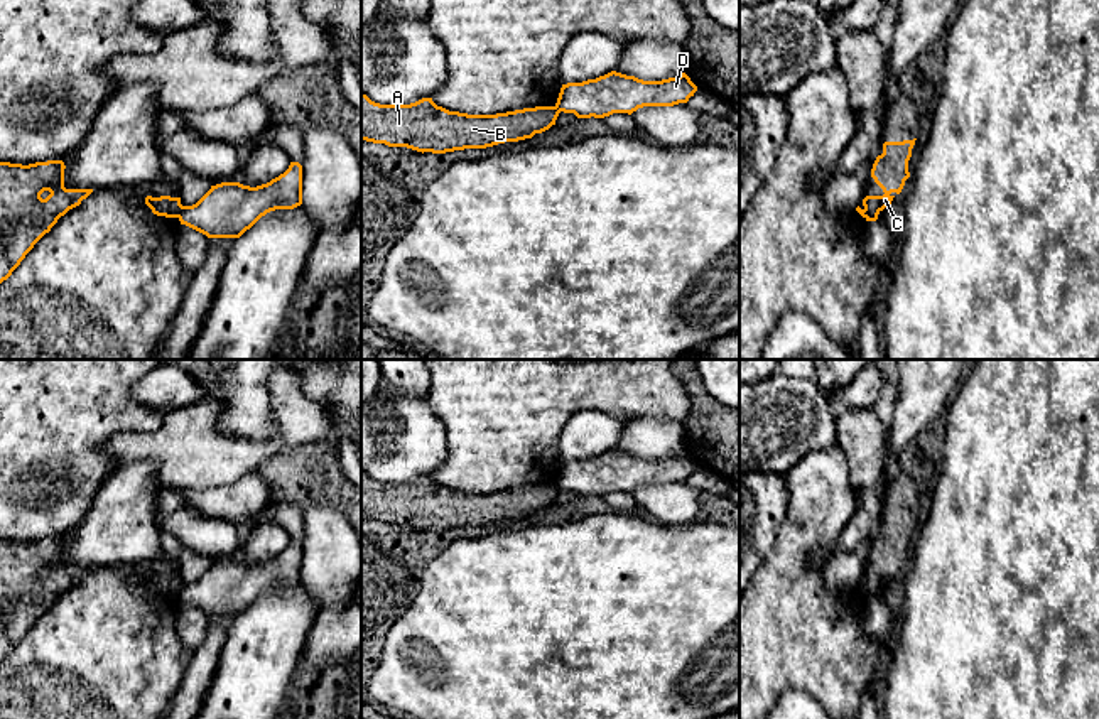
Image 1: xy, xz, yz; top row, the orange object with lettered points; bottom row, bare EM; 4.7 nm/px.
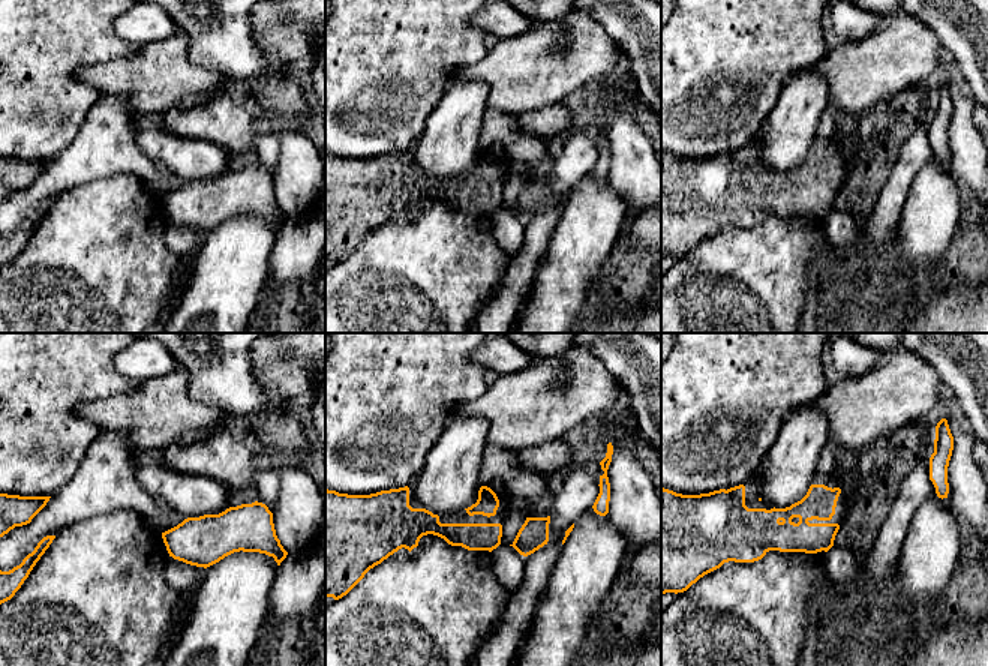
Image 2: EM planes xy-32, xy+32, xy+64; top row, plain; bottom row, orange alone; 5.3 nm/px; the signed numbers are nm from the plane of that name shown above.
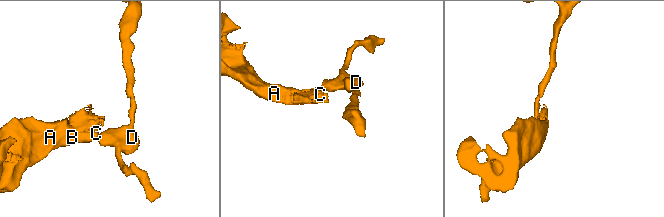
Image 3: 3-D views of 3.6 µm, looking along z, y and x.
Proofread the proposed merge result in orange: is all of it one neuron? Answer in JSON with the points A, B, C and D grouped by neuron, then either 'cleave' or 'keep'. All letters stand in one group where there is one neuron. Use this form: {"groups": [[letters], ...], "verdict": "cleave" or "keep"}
{"groups": [["A", "B", "C"], ["D"]], "verdict": "cleave"}

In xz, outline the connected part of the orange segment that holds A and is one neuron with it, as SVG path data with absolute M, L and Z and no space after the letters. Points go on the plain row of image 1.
M361 471L361 518L446 532L532 516L555 503L557 484L496 493L468 493L437 484L432 476L410 483L380 483Z

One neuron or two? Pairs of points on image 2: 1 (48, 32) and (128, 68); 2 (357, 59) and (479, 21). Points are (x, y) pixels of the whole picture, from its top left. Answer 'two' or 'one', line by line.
1: two
2: two

